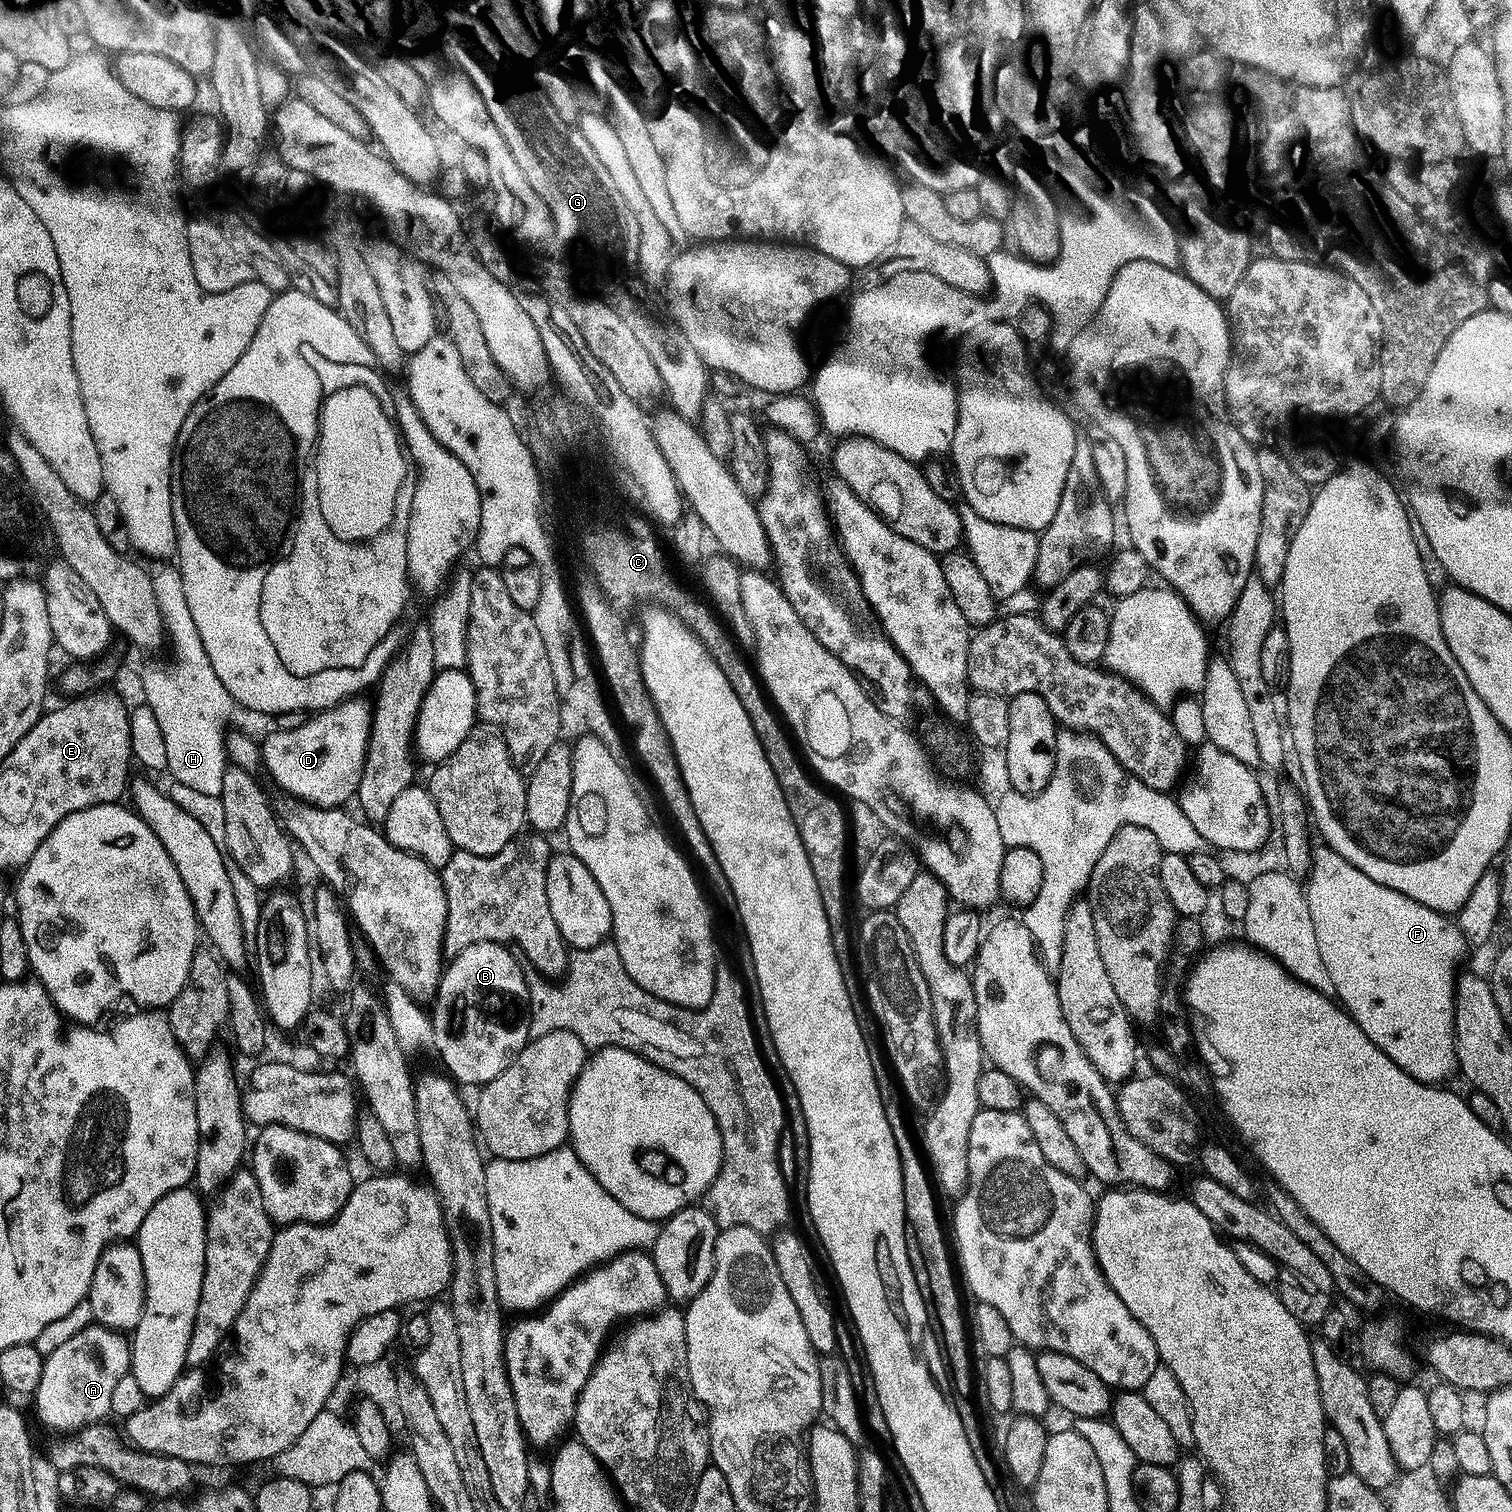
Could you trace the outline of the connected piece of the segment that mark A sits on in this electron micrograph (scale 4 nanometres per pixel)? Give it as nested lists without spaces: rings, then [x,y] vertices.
[[[101,1326],[74,1338],[70,1346],[62,1346],[58,1354],[47,1357],[41,1385],[32,1400],[34,1424],[29,1425],[27,1443],[46,1446],[88,1428],[109,1425],[119,1411],[117,1398],[122,1378],[130,1370],[128,1348],[124,1340]]]

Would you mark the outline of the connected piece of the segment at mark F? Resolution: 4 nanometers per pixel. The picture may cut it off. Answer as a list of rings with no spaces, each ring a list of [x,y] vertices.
[[[1327,846],[1317,847],[1313,851],[1312,871],[1306,880],[1306,895],[1310,906],[1310,918],[1314,918],[1314,926],[1318,934],[1318,950],[1322,950],[1322,962],[1326,962],[1326,970],[1330,970],[1332,992],[1344,1011],[1354,1018],[1354,1022],[1358,1022],[1358,1026],[1362,1026],[1366,1038],[1370,1038],[1370,1042],[1374,1042],[1374,1046],[1378,1046],[1378,1050],[1382,1050],[1382,1054],[1389,1056],[1402,1071],[1410,1074],[1410,1078],[1414,1078],[1418,1082],[1440,1086],[1448,1082],[1444,1080],[1450,1079],[1452,1075],[1455,1077],[1458,1072],[1456,1061],[1456,985],[1458,983],[1458,971],[1456,972],[1456,963],[1463,958],[1464,951],[1469,951],[1470,948],[1468,941],[1460,933],[1459,927],[1453,921],[1451,924],[1448,921],[1451,919],[1447,915],[1430,910],[1418,902],[1414,902],[1378,882],[1374,882],[1374,878],[1366,878],[1366,874],[1362,874],[1362,870],[1350,866],[1350,862],[1346,862],[1346,858],[1342,858]]]

